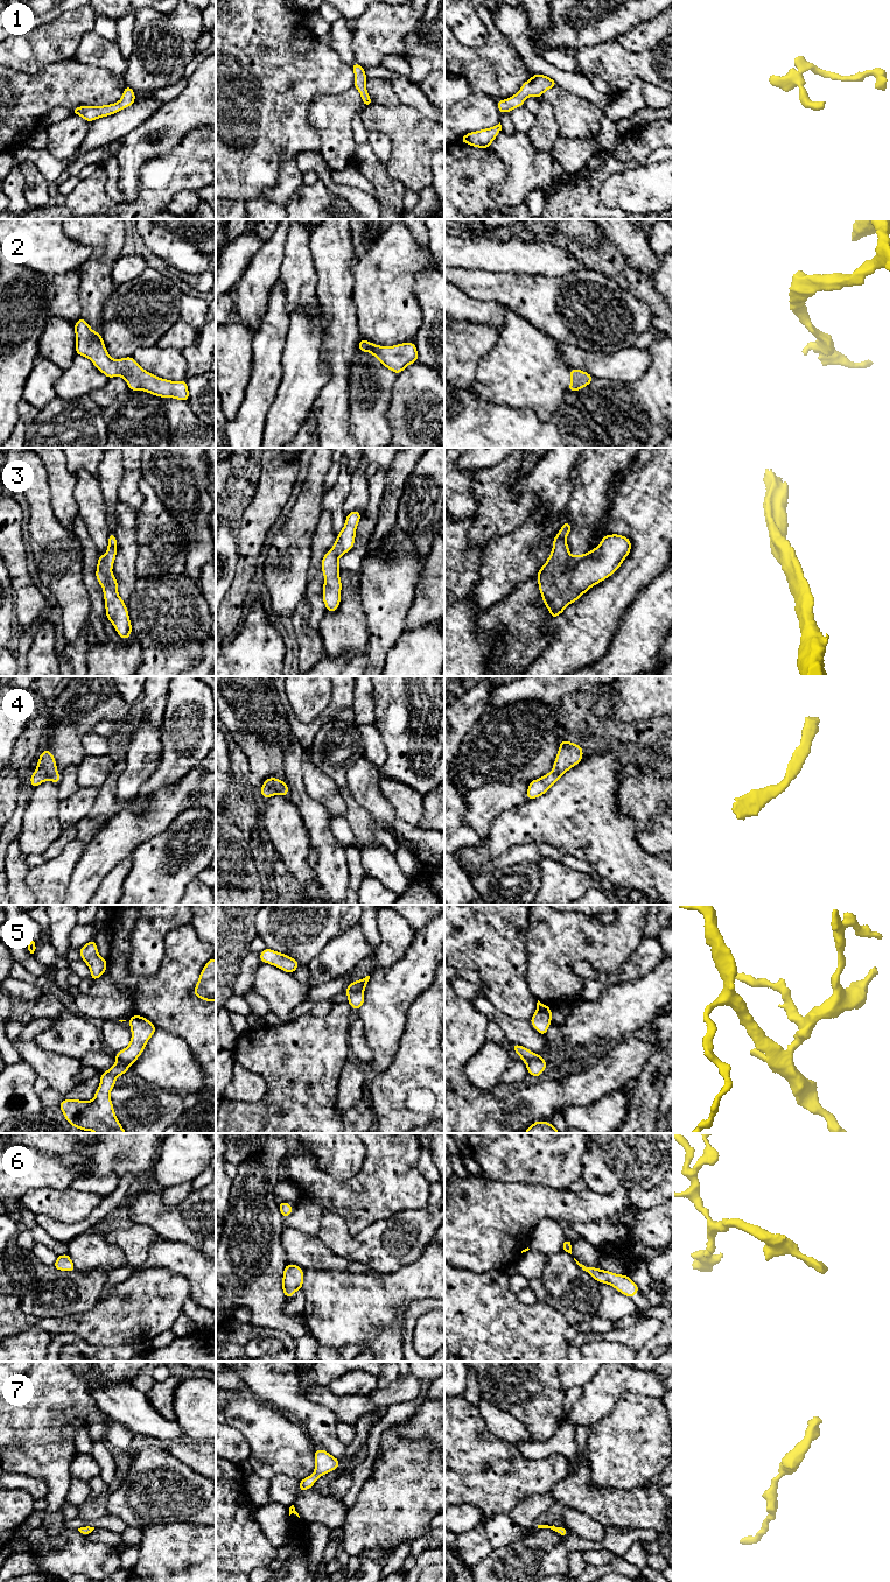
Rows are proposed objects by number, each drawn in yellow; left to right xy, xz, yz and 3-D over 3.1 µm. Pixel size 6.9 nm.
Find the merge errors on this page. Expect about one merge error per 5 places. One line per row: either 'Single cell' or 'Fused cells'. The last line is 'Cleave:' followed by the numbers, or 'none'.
1: Single cell
2: Single cell
3: Single cell
4: Single cell
5: Fused cells
6: Single cell
7: Single cell
Cleave: 5

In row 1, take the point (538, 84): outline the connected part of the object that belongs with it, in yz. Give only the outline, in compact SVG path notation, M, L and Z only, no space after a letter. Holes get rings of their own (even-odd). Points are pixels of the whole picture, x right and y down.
M535 73L521 85L516 94L504 100L496 100L498 111L500 114L505 112L510 113L513 108L523 106L527 97L539 99L544 92L556 85L558 83L552 78L541 73Z

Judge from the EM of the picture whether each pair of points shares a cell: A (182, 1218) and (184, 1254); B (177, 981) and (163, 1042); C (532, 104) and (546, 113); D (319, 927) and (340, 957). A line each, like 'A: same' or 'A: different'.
A: different
B: different
C: different
D: different

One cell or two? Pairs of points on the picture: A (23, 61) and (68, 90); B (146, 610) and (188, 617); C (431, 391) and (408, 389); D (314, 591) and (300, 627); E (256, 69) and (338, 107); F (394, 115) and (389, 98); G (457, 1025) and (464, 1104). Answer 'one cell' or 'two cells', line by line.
A: two cells
B: one cell
C: one cell
D: two cells
E: two cells
F: two cells
G: one cell

